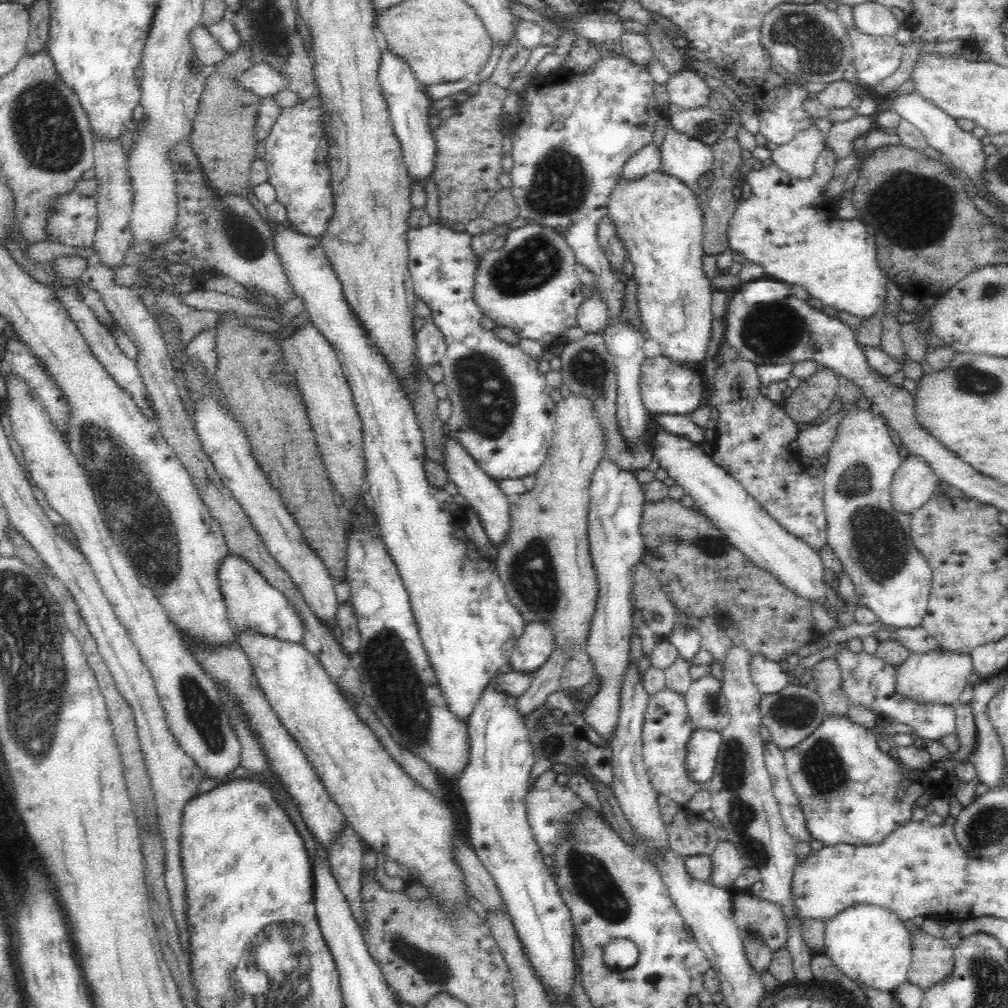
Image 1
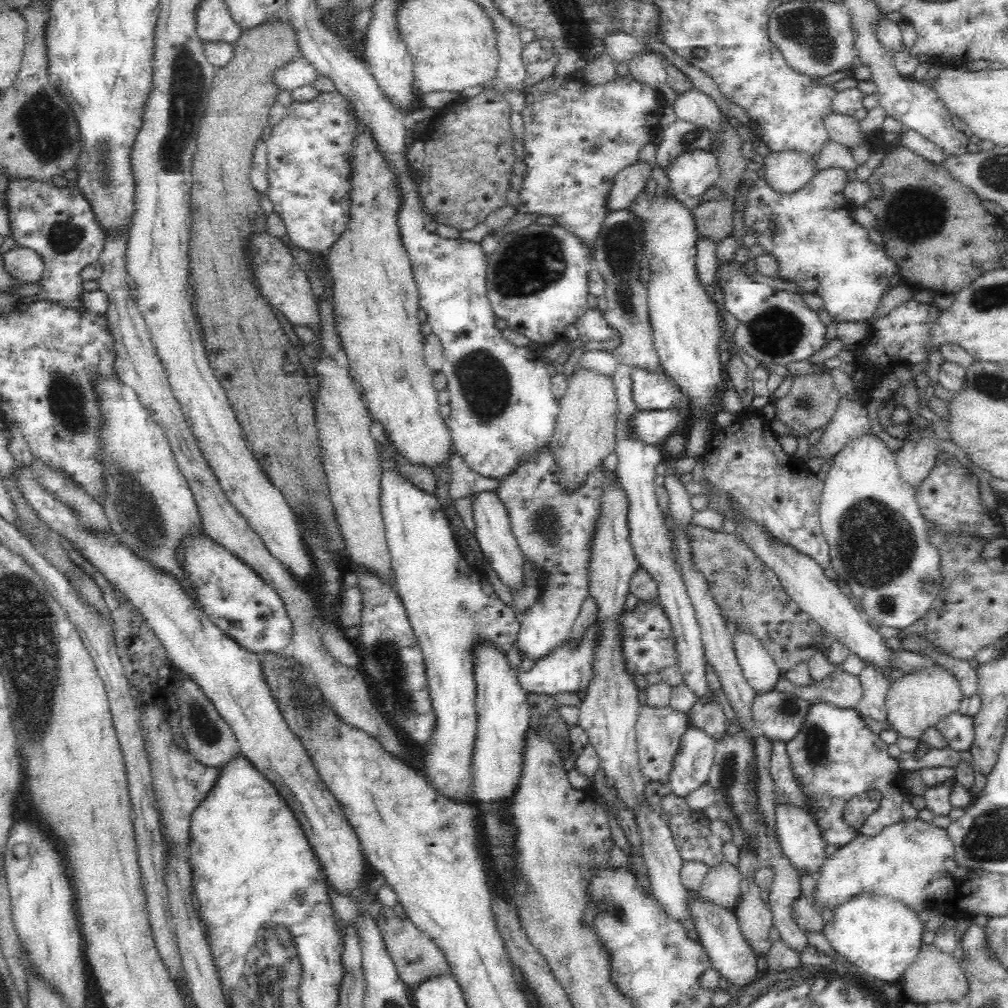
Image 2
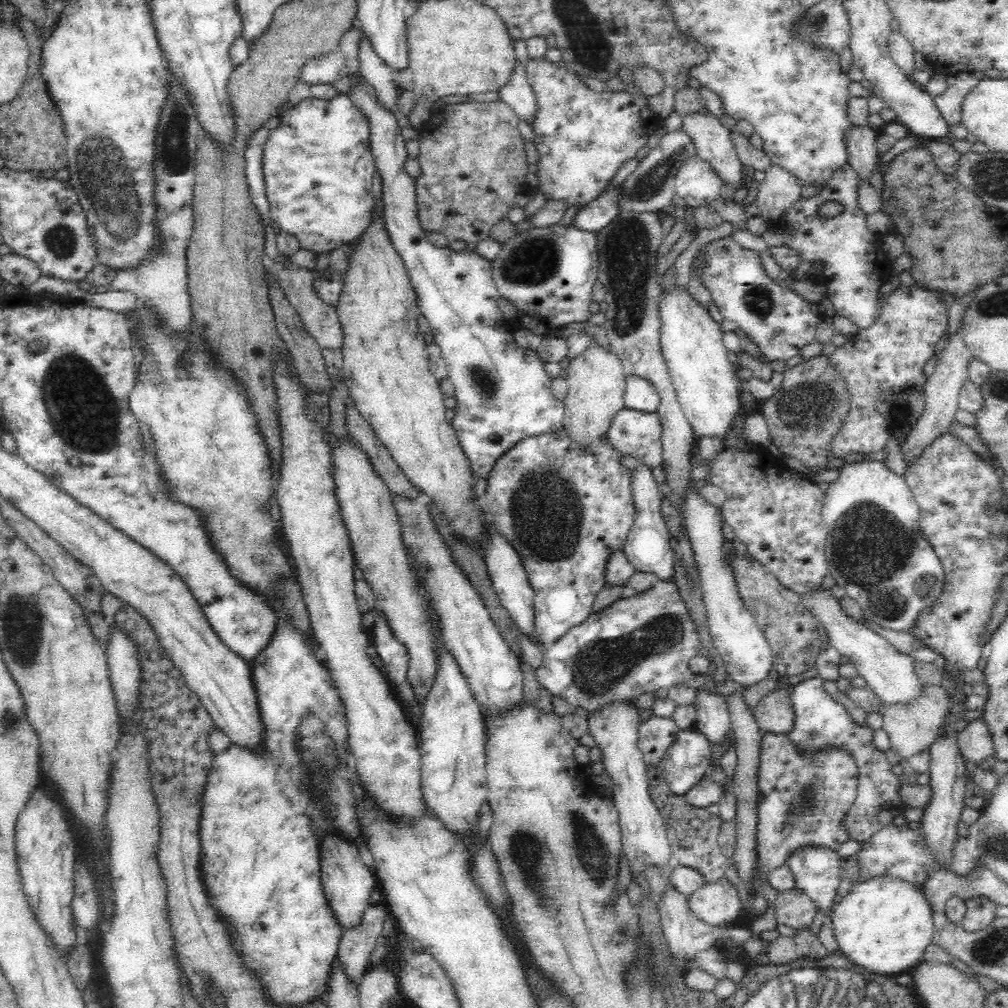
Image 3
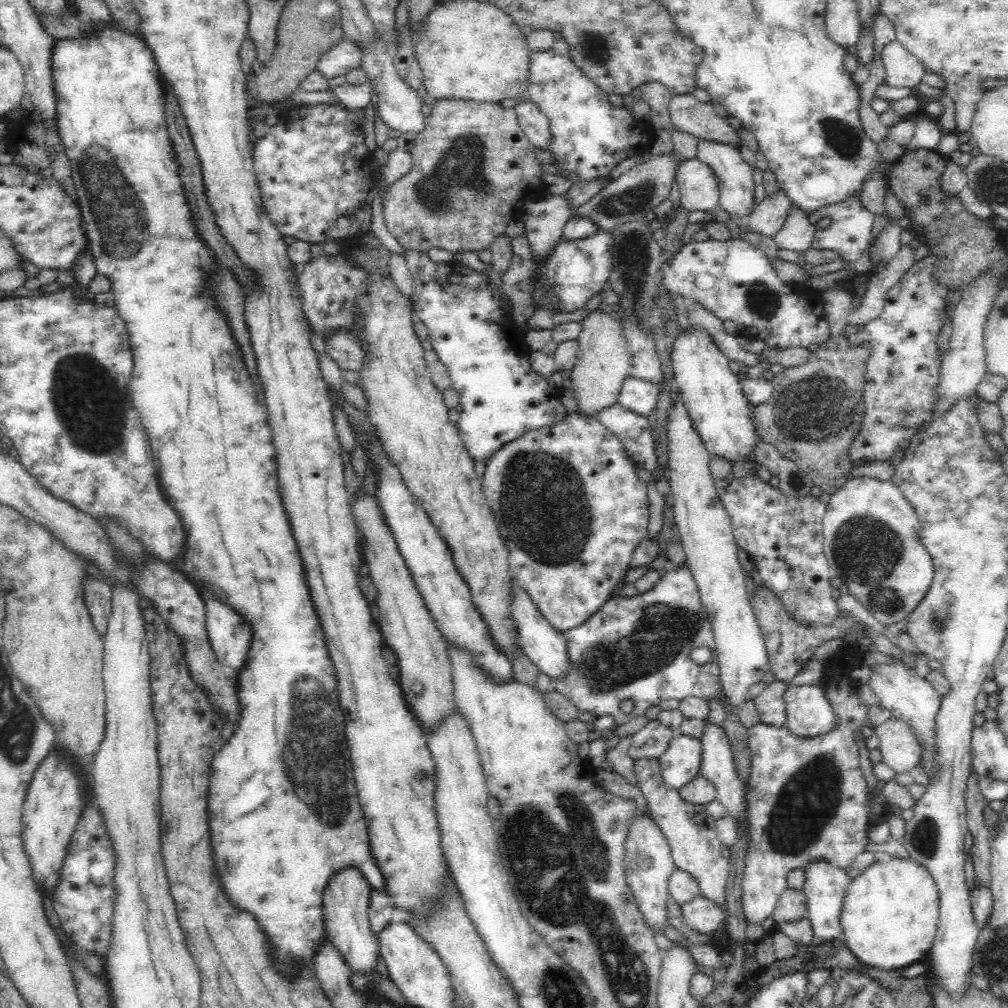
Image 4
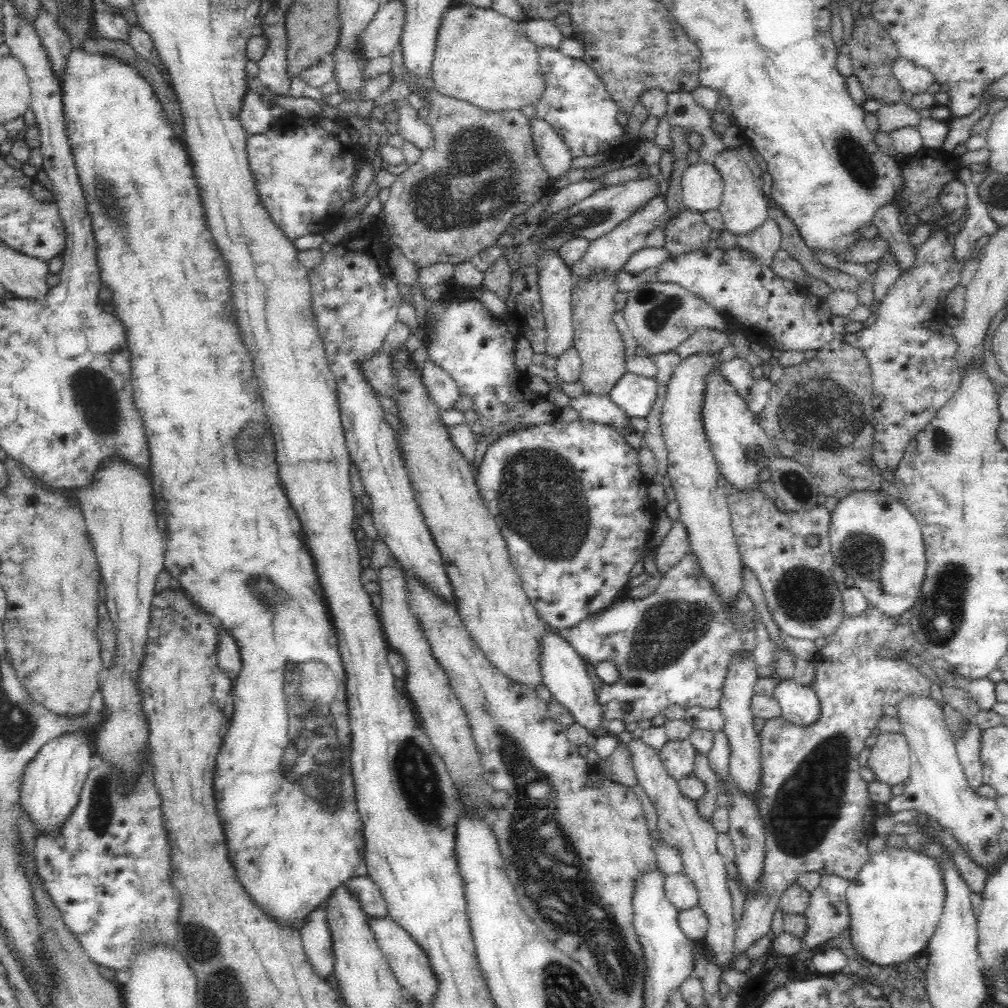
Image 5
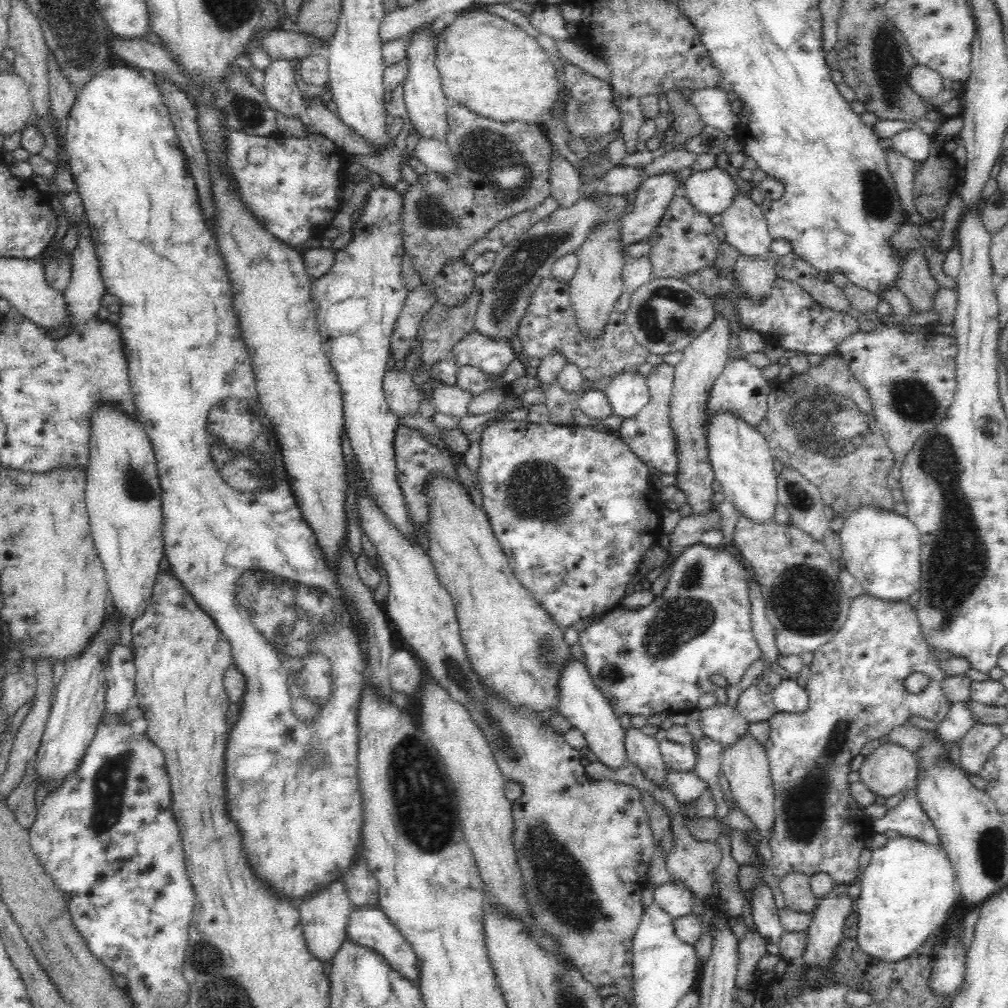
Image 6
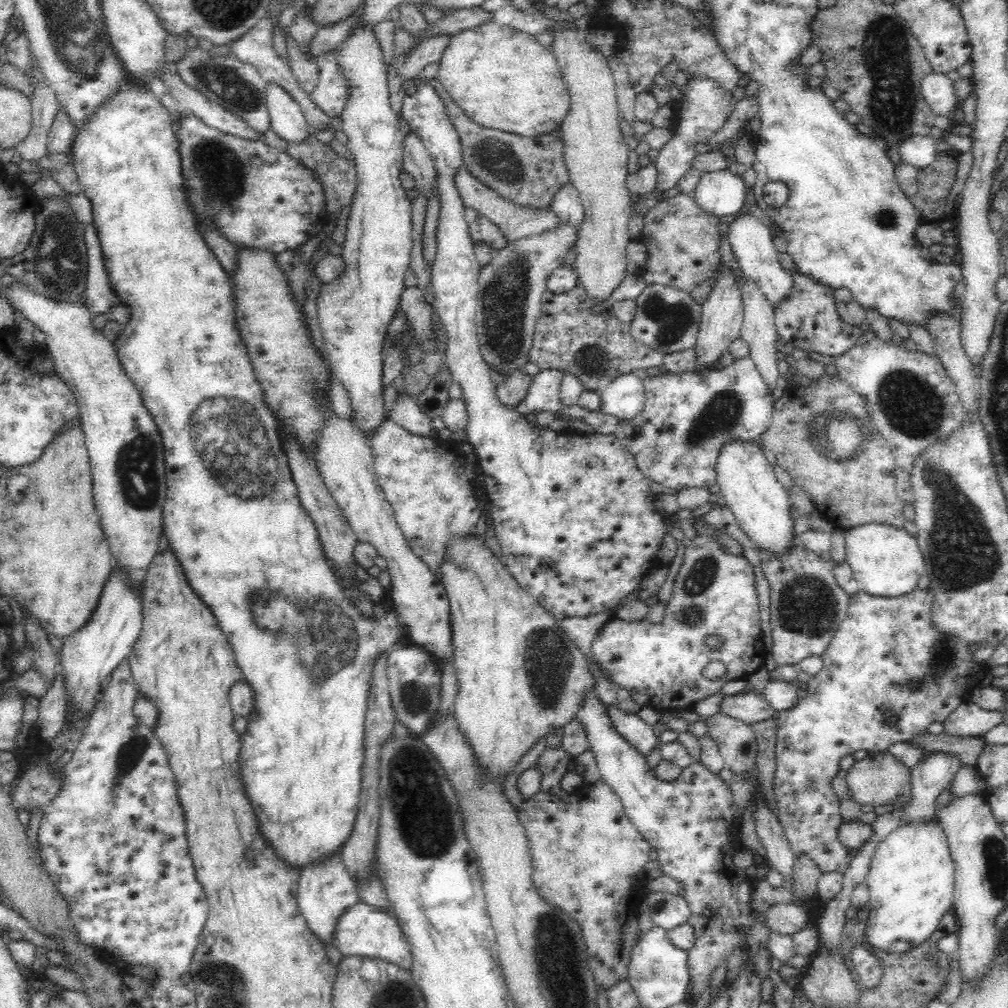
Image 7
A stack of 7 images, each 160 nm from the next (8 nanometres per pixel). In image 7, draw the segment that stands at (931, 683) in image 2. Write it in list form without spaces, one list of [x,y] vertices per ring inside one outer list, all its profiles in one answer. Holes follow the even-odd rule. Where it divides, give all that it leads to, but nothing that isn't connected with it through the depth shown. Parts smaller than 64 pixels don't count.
[[[887,751],[868,755],[867,758],[855,762],[847,772],[845,780],[849,799],[861,806],[906,805],[912,800],[911,770]]]

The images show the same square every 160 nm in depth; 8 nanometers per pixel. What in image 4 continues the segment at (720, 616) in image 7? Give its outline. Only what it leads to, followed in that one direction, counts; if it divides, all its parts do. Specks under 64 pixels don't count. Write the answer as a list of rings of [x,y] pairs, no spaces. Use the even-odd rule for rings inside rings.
[[[666,565],[660,580],[650,590],[631,597],[613,595],[585,623],[564,631],[563,635],[568,643],[571,671],[569,678],[562,682],[551,680],[551,690],[557,690],[580,711],[591,712],[594,717],[602,714],[612,716],[614,727],[645,715],[649,708],[658,706],[662,700],[672,698],[681,701],[686,697],[718,700],[721,682],[712,623],[709,622],[709,614],[700,600],[698,585],[687,565]],[[698,646],[706,646],[711,651],[708,663],[698,665],[690,659],[690,652]],[[626,698],[634,702],[634,710],[630,714],[622,713],[618,706]]]

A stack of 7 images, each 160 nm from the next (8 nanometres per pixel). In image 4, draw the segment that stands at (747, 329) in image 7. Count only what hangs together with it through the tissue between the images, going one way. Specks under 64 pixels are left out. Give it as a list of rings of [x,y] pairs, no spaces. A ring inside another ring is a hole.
[[[782,189],[771,197],[766,195],[765,199],[755,206],[754,212],[744,218],[746,220],[746,228],[744,229],[773,238],[783,227],[791,207],[793,207],[792,201],[788,199]]]

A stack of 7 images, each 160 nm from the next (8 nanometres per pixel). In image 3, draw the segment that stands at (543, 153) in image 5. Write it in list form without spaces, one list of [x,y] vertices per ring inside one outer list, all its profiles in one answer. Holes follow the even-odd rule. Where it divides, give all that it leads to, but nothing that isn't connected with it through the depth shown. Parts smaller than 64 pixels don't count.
[[[518,61],[514,66],[514,74],[499,90],[502,101],[512,107],[520,122],[531,125],[537,113],[537,98],[526,76],[525,64]]]

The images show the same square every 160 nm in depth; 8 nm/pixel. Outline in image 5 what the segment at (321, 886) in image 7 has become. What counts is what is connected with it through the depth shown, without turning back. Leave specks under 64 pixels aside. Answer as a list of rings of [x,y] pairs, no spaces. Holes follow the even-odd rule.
[[[325,902],[308,912],[304,924],[300,924],[299,933],[309,963],[318,976],[328,978],[334,970],[334,951],[332,935],[328,926]]]

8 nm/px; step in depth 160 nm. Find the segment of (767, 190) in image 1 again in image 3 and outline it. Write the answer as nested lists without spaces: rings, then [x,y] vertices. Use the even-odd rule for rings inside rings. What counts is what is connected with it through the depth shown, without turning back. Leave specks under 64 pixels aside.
[[[846,165],[839,168],[822,190],[808,199],[798,199],[781,218],[779,226],[791,228],[793,237],[787,246],[797,250],[804,261],[824,262],[824,270],[812,282],[823,283],[828,287],[827,297],[836,309],[836,315],[846,316],[859,330],[870,328],[877,313],[877,294],[882,286],[882,278],[876,272],[884,267],[882,256],[882,236],[866,226],[867,215],[858,203],[858,177],[856,171]],[[836,201],[844,206],[838,216],[822,219],[816,210],[824,202]]]

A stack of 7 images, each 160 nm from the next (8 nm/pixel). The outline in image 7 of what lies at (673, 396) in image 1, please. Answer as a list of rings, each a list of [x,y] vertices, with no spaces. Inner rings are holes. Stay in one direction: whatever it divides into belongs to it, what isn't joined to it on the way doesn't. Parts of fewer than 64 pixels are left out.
[[[632,372],[612,380],[599,395],[601,411],[621,421],[634,419],[645,404],[643,381]]]

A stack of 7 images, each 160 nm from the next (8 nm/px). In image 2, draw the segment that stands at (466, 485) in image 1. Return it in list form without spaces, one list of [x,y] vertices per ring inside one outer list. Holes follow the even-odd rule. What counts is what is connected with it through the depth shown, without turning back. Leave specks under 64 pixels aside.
[[[494,491],[479,492],[472,497],[475,497],[472,504],[475,520],[474,534],[483,558],[485,562],[488,562],[502,584],[508,588],[511,594],[514,594],[524,586],[525,570],[523,566],[525,565],[525,558],[520,551],[516,537],[512,534],[506,507],[500,503],[500,499]]]

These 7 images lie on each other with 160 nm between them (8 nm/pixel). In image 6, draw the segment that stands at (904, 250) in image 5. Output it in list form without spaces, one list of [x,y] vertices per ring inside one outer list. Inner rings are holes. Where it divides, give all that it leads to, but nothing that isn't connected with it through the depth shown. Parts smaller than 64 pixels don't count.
[[[922,249],[909,250],[903,257],[898,287],[910,301],[914,314],[929,313],[933,310],[940,287],[930,274]]]

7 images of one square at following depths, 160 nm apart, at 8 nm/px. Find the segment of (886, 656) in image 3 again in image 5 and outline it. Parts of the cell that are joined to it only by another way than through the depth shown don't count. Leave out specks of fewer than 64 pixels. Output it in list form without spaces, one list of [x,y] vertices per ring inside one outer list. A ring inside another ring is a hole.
[[[906,697],[898,706],[899,719],[903,726],[903,735],[909,745],[909,756],[911,759],[911,772],[909,775],[910,784],[908,784],[901,796],[890,798],[886,802],[886,807],[890,814],[900,811],[917,811],[921,815],[926,815],[930,820],[936,822],[946,834],[954,837],[960,845],[961,852],[968,852],[970,859],[974,863],[984,867],[986,873],[993,873],[997,869],[1001,860],[1006,858],[1003,848],[1000,844],[1000,832],[1004,830],[1005,817],[997,808],[996,800],[979,796],[968,783],[961,763],[957,758],[955,748],[955,739],[946,723],[944,723],[944,714],[942,706],[936,703],[932,697]]]

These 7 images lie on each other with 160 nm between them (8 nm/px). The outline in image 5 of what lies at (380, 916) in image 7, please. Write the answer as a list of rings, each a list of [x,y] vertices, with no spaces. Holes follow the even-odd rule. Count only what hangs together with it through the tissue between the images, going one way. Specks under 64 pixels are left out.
[[[369,916],[368,925],[370,925],[372,934],[386,955],[390,968],[393,970],[401,987],[405,990],[405,993],[415,998],[420,1005],[431,1004],[432,996],[434,996],[438,985],[436,985],[434,971],[432,971],[432,967],[430,967],[430,963],[428,963],[426,953],[422,951],[422,947],[408,935],[408,932],[406,932],[404,928],[396,924],[389,916],[382,918]]]

